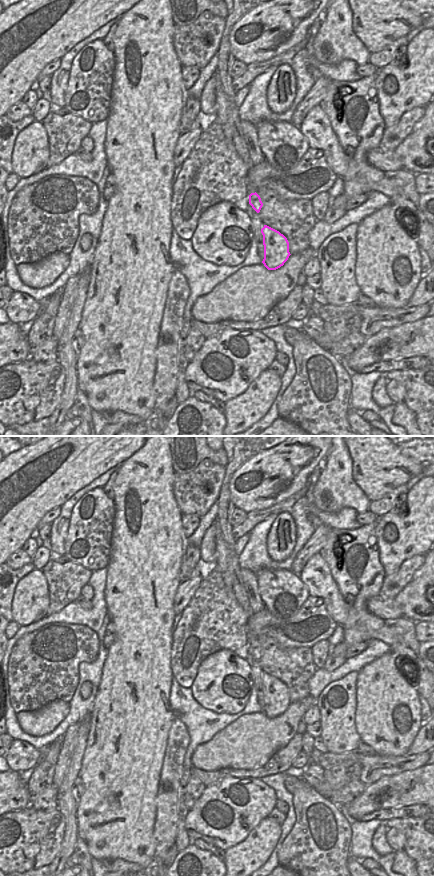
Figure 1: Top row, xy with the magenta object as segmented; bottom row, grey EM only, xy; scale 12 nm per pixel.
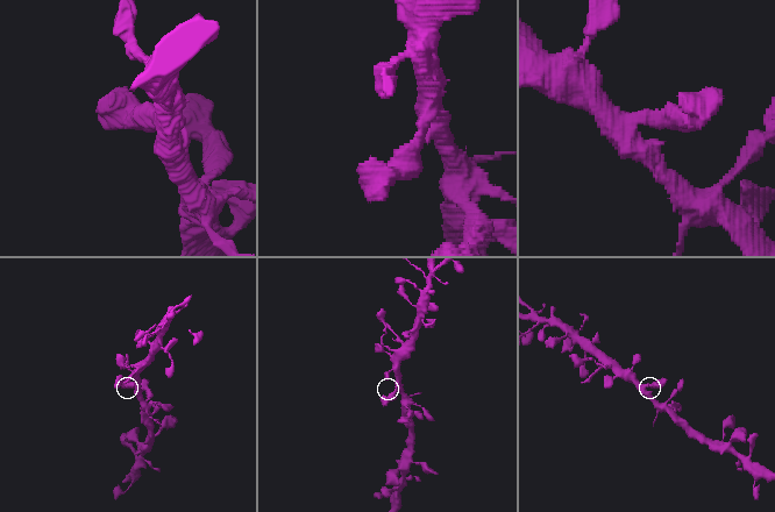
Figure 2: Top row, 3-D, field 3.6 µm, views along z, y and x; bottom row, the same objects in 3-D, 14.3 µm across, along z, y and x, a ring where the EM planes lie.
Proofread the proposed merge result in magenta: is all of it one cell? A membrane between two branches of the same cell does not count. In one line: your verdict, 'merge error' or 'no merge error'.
no merge error

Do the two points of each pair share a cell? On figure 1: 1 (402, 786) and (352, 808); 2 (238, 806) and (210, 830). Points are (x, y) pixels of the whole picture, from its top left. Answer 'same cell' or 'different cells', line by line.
1: same cell
2: same cell

